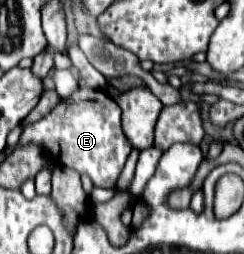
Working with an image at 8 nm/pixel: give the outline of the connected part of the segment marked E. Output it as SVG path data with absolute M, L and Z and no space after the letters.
M78 85L78 89L70 97L60 99L60 103L54 105L48 115L44 115L40 121L24 129L20 143L16 147L24 145L42 147L52 157L54 163L70 167L80 175L82 173L88 175L94 187L104 189L116 185L116 179L126 163L126 157L132 151L120 127L118 103L112 97L108 97L108 93L84 85Z

